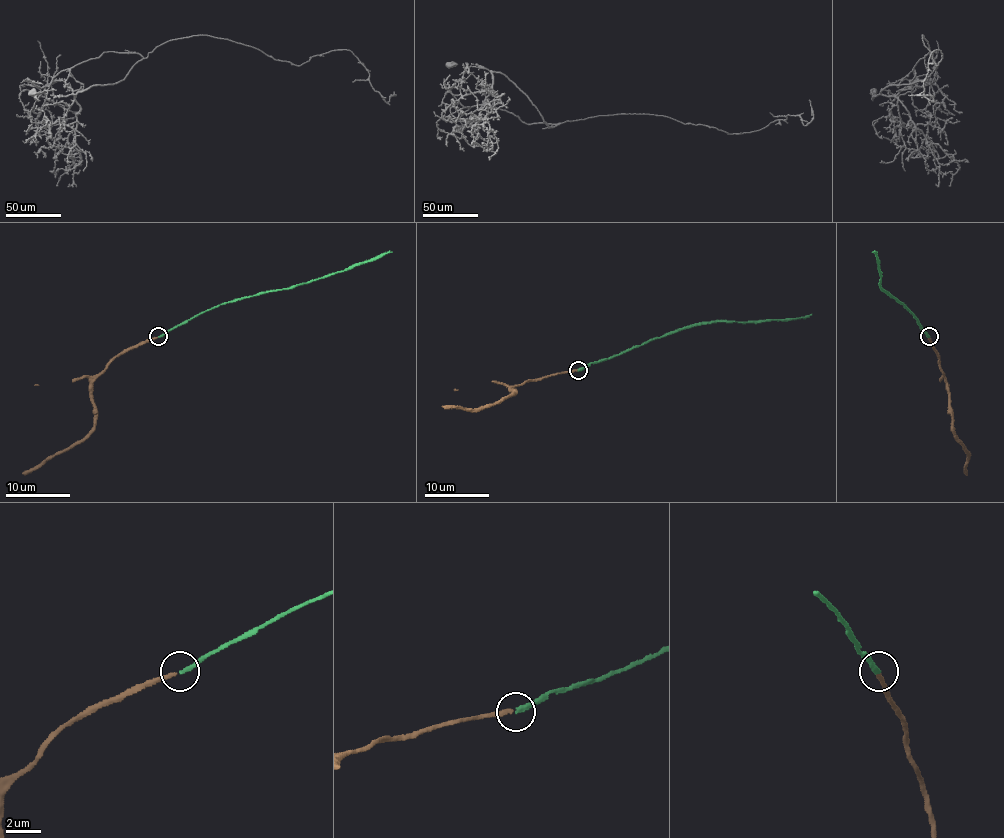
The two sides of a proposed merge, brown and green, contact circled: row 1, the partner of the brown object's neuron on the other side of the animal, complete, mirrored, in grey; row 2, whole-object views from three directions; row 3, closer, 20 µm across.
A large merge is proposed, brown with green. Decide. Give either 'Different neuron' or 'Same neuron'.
Same neuron

